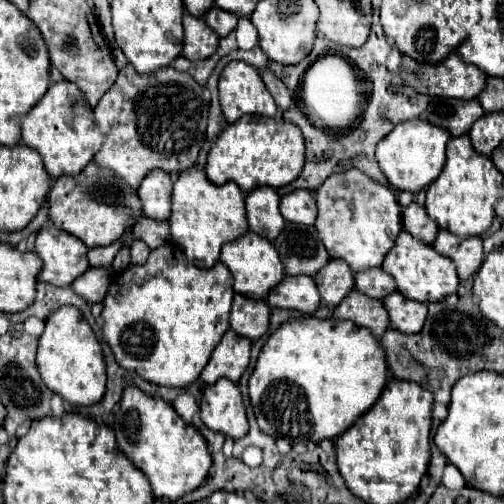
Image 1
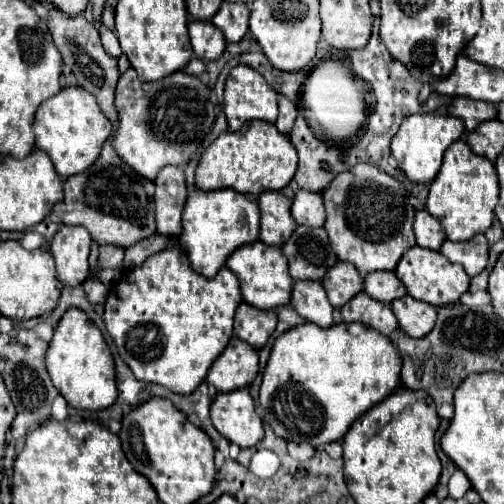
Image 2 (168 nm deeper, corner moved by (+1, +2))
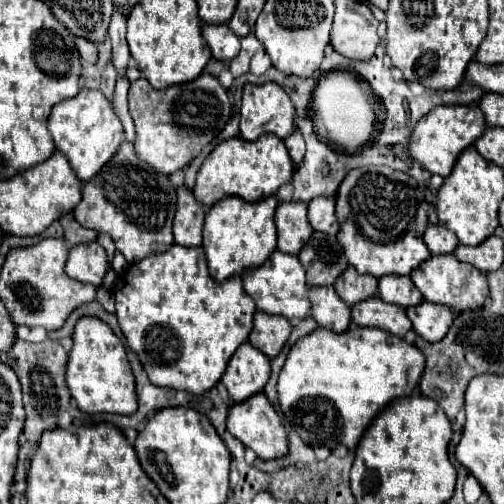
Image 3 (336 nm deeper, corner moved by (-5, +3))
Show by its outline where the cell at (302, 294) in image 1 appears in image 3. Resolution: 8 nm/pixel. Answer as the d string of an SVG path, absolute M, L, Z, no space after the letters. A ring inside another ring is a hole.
M332 285L310 287L310 303L312 303L312 317L320 327L332 329L342 333L350 325L350 307L338 299Z

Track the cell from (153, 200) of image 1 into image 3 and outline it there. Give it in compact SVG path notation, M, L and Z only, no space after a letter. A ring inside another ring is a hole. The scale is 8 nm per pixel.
M184 183L176 185L176 215L174 215L174 241L186 247L198 247L202 243L202 221L206 215L206 207L200 205Z

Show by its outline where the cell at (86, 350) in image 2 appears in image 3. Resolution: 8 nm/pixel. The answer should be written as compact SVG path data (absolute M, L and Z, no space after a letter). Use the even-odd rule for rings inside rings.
M80 317L72 333L72 349L66 363L66 383L84 413L122 413L130 415L136 411L134 375L126 359L122 341L112 329L98 317Z

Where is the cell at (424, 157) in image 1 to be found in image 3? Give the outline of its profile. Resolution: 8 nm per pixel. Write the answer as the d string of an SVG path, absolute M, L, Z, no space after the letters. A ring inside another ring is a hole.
M440 105L434 107L428 115L424 115L416 129L410 135L410 157L418 161L424 169L428 169L432 175L448 177L452 171L454 161L462 153L462 149L470 147L482 133L484 133L484 117L482 111L474 105Z

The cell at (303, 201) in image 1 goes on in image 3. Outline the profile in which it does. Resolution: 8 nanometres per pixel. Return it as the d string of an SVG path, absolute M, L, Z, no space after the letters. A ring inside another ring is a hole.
M316 197L308 203L308 221L314 227L314 231L338 233L338 221L334 215L334 197Z

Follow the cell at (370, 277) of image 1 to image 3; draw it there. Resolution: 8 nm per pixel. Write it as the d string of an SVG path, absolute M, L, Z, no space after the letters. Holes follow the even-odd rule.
M386 275L378 279L378 297L386 303L400 307L412 307L422 303L422 293L412 285L410 277Z

